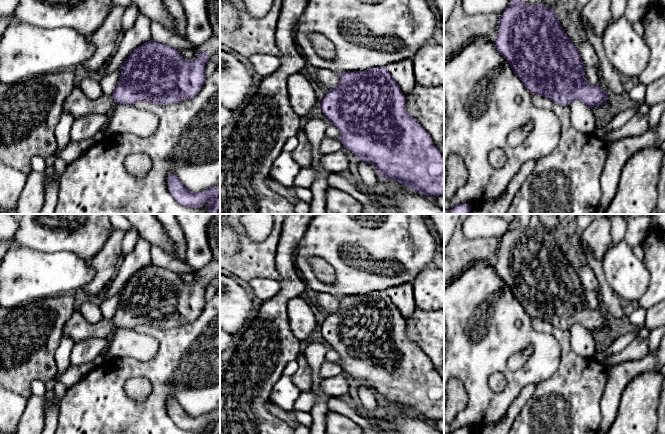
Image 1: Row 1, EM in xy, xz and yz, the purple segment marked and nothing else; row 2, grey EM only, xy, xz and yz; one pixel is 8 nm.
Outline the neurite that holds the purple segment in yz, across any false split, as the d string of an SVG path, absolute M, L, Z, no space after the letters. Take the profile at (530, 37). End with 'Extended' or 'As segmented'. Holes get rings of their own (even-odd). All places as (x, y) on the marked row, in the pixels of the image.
M512 0L499 17L498 23L498 36L494 42L496 49L507 60L531 95L547 97L561 106L569 106L574 101L583 102L591 108L607 103L608 92L599 85L589 84L579 50L563 30L553 8L544 4L530 5L520 0Z. As segmented

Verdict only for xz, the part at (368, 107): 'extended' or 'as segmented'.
as segmented

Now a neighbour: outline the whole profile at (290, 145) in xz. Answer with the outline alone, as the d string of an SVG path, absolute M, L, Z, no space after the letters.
M296 136L289 138L285 145L284 145L284 151L286 152L293 152L295 148L298 145L298 139Z

